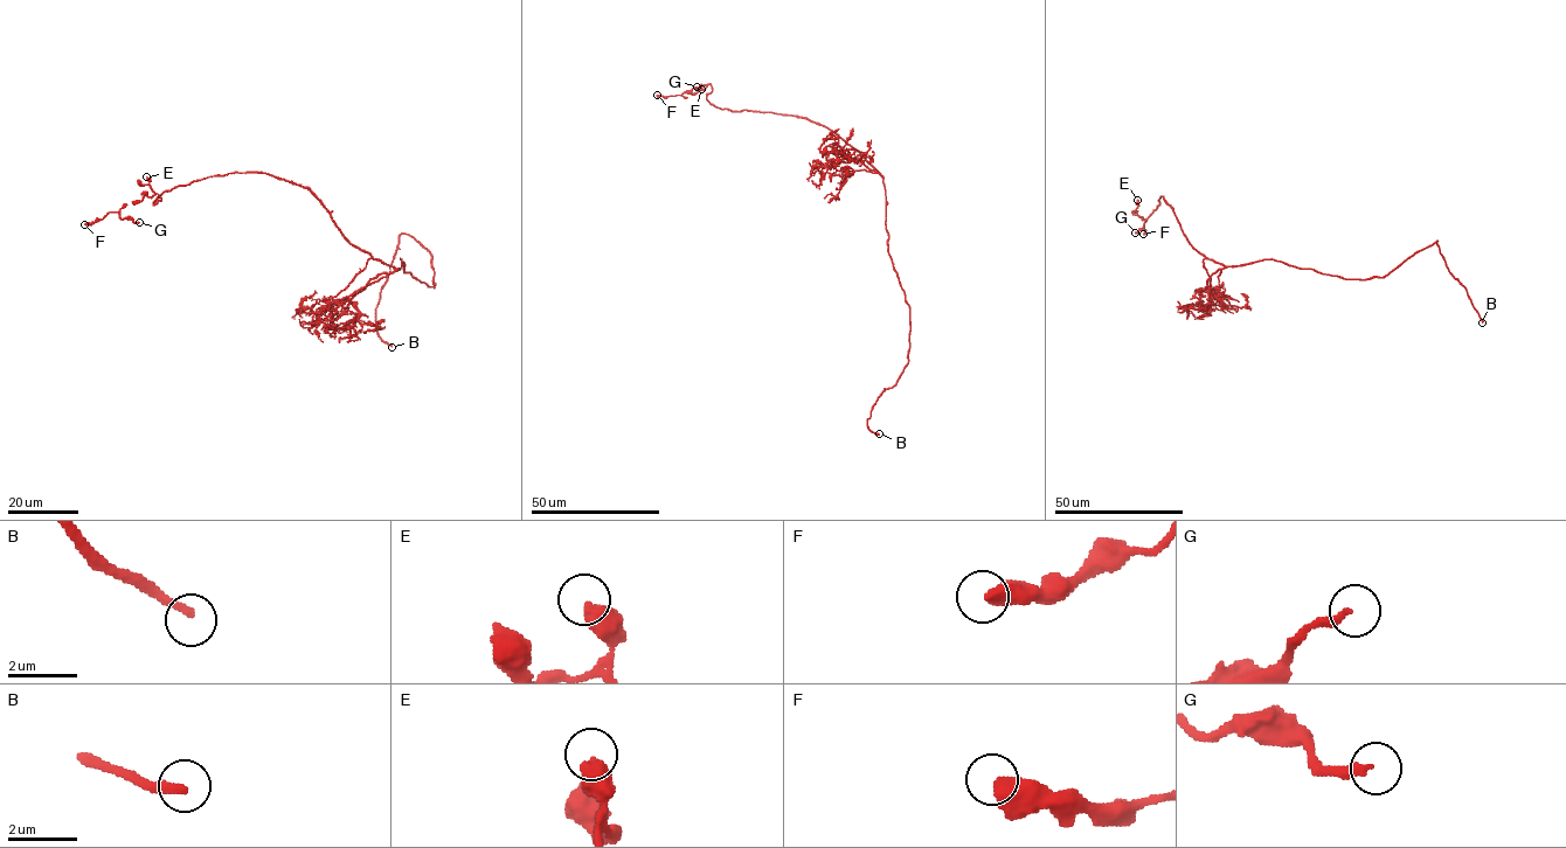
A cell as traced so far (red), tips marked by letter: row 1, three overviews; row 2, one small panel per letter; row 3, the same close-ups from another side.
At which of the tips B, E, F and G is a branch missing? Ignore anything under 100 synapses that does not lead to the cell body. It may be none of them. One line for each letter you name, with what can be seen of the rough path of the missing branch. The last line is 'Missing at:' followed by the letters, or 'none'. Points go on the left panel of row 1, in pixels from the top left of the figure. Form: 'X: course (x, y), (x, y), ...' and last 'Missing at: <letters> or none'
B: course (392, 347), (406, 354), (406, 347)
Missing at: B

